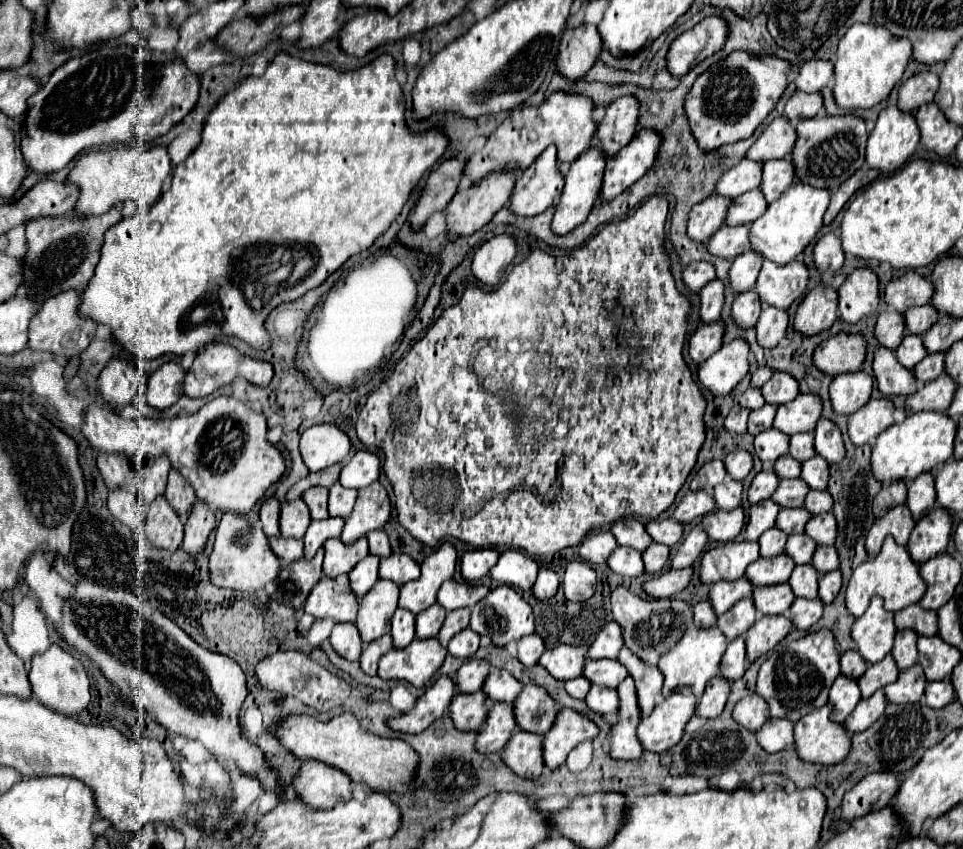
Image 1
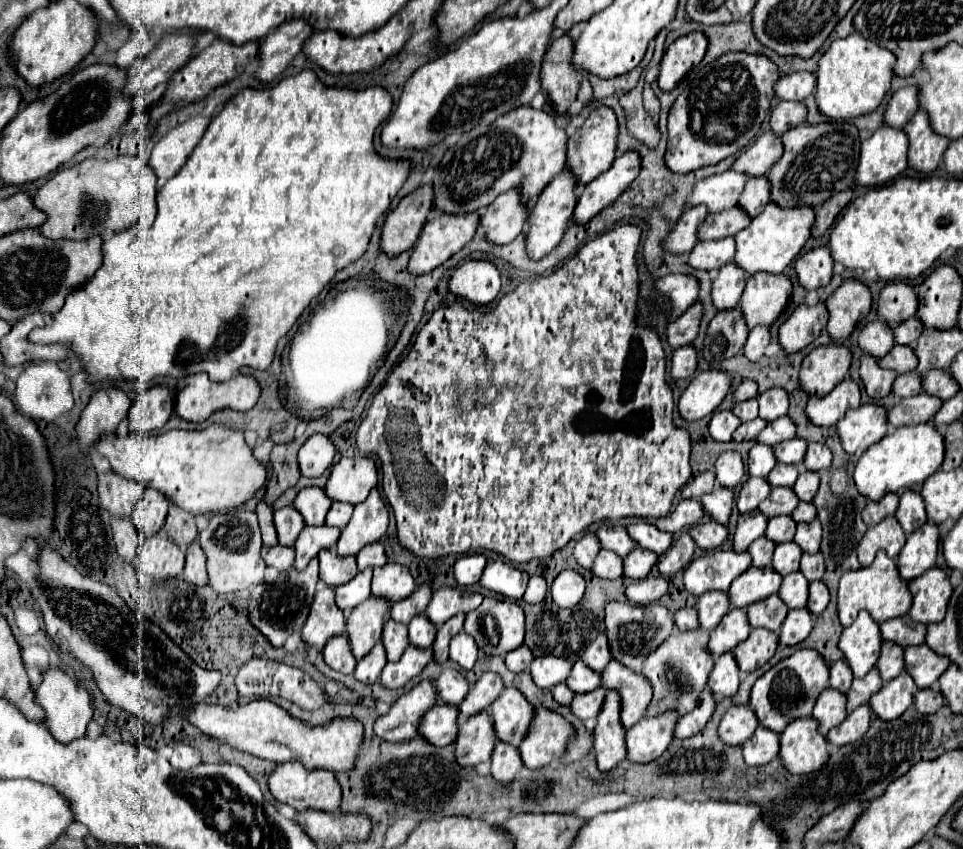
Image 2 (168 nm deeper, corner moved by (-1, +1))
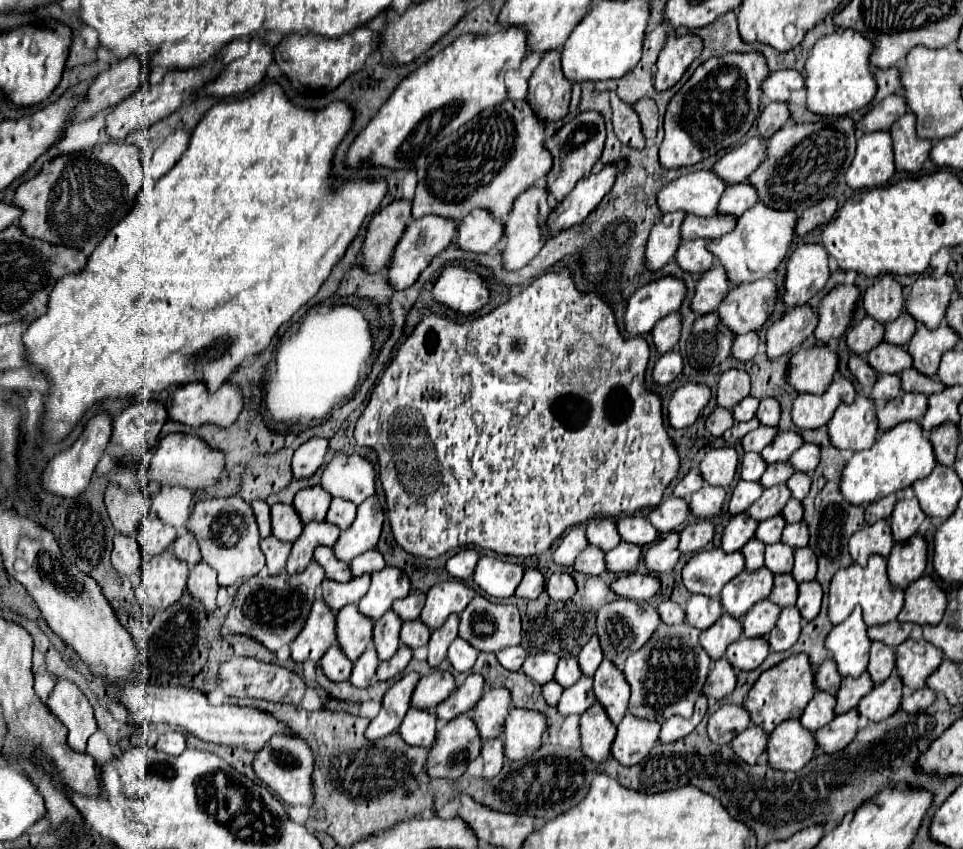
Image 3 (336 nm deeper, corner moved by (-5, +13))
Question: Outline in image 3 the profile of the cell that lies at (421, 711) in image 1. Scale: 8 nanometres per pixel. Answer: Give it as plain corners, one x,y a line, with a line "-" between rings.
410,672
402,676
384,696
380,714
370,722
366,730
368,740
378,740
382,736
388,736
390,732
396,732
410,708
410,698
420,680
418,672

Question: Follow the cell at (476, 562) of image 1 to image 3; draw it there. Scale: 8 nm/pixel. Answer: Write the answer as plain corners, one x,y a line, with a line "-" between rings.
466,548
466,550
460,550
458,554
454,554
446,562
446,570
458,580
468,580
474,574
474,568
476,568
478,560
480,560
480,554
472,548

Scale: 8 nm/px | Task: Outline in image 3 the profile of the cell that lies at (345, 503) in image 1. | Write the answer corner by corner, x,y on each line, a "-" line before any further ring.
332,498
330,510
326,514
326,520
340,526
342,530
352,524
352,520
356,518
356,506
350,500
342,500
342,498

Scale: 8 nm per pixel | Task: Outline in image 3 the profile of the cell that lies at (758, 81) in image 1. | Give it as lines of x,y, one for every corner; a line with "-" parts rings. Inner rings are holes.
728,52
718,58
710,58
702,62
694,74
688,78
688,82
674,94
674,98
668,104
666,118
664,118
664,140
660,144
660,164
664,168
682,168
682,166
694,166
702,162
708,156
714,156
722,148
730,148
738,144
746,132
752,128
756,118
760,116
760,102
762,102
762,82
770,76
770,68
766,64
766,58
762,52
-
720,72
736,72
736,84
732,90
720,90
718,88
718,74

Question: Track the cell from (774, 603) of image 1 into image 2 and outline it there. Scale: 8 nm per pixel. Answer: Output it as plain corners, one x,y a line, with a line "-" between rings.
774,594
758,604
750,604
746,614
748,614
748,622
752,628
766,628
770,632
778,632
788,614
788,608

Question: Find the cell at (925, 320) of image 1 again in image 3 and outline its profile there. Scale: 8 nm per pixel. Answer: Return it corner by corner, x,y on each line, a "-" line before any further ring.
904,312
894,322
886,324
886,336
884,336
884,340
892,342
892,344
906,346
906,342
910,342
910,338
914,336
914,332
916,332
916,320
908,312

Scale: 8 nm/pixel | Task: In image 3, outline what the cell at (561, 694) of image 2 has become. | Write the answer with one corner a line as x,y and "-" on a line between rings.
552,680
552,682
548,682
548,684
542,686
542,694
544,694
544,698
546,698
546,702
550,706
558,704
558,698
562,696
562,692
564,692
564,688
556,680

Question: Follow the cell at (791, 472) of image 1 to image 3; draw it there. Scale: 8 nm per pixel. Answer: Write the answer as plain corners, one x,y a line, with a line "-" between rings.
774,462
766,468
760,482
764,488
770,488
776,484
784,484
792,474
794,474
794,466
790,466
790,462

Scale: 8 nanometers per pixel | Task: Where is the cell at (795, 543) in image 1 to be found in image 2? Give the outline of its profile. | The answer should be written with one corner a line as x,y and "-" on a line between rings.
794,542
778,544
776,550
774,550
774,556
772,556
774,572
778,572
780,576
796,572
800,556
802,556
802,550
798,548
798,544
794,544

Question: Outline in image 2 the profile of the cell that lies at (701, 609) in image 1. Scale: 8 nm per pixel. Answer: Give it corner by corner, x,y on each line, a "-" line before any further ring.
684,608
674,612
674,624
678,630
694,630
698,628
698,616
694,608

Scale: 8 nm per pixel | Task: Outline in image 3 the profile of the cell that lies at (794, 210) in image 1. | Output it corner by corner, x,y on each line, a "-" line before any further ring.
756,204
750,210
746,210
740,218
738,224
732,232
726,236
714,240
710,244
710,250
714,256
722,262
722,266
728,272
728,278
732,284
740,282
754,282
758,278
766,278
770,272
774,272
780,262
786,258
788,248
792,244
794,228
796,228
798,216
792,210
774,210
768,208
766,204

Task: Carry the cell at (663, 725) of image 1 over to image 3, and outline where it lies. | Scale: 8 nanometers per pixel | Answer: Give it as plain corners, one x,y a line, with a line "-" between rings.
626,714
618,724
618,734
612,744
612,756
624,766
638,764
658,742
660,726
662,724
658,720
642,720
638,716

